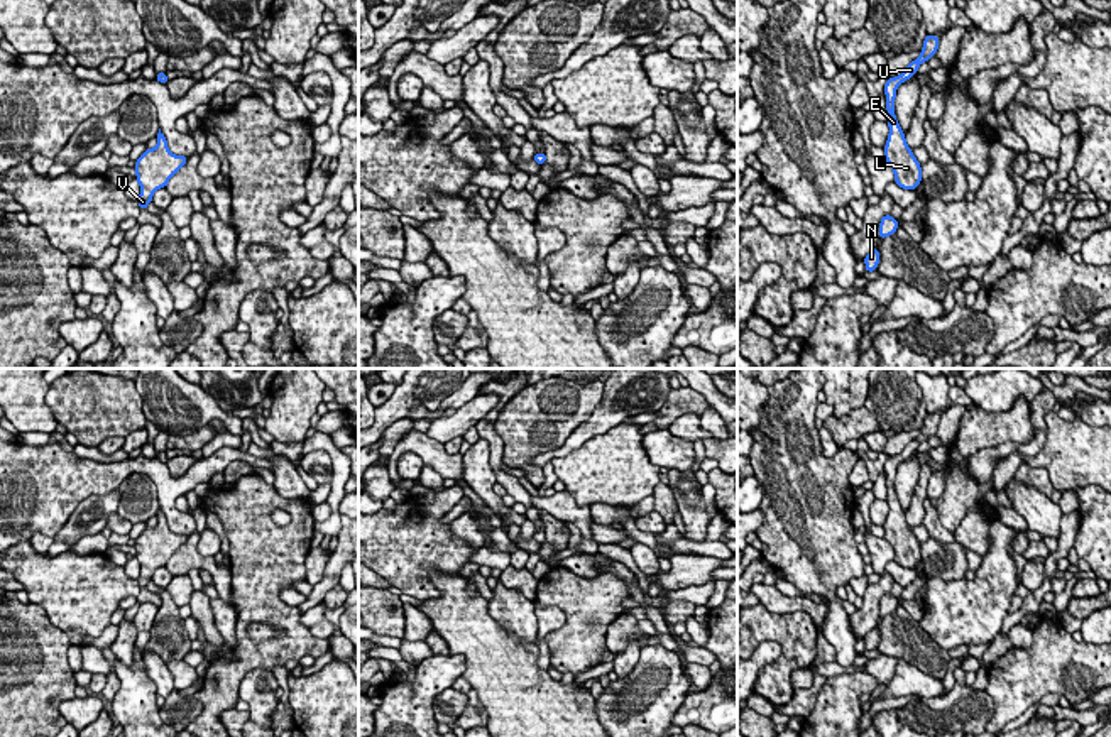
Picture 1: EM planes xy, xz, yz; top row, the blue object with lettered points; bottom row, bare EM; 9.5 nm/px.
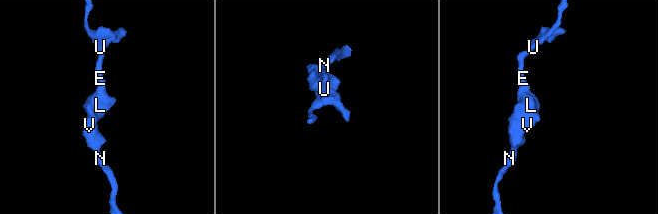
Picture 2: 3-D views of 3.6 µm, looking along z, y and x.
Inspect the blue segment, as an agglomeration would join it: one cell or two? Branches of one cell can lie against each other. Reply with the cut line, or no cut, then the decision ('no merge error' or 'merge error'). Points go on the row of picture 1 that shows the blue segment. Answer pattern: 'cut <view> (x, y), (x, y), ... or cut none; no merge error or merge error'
cut none; no merge error

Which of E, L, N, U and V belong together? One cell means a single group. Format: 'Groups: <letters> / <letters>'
Groups: E L N U V

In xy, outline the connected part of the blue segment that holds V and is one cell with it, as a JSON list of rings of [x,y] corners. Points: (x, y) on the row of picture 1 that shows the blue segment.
[[[157,132],[157,145],[145,149],[145,152],[135,161],[135,179],[140,186],[139,206],[145,210],[152,203],[152,196],[157,189],[166,188],[169,179],[188,162],[188,157],[176,156],[169,150],[164,134]]]

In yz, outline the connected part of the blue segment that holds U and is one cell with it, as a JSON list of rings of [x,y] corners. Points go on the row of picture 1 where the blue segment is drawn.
[[[927,34],[920,56],[911,61],[900,76],[889,78],[883,90],[886,95],[889,127],[888,140],[884,145],[884,161],[893,167],[895,183],[903,189],[917,189],[917,186],[922,183],[922,164],[908,147],[905,134],[901,132],[895,115],[896,88],[917,74],[922,63],[927,63],[930,56],[937,54],[939,42],[940,39],[937,35]]]

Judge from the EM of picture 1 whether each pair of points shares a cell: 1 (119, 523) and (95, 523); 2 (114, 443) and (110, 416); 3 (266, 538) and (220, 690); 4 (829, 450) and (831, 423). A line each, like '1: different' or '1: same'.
1: different
2: different
3: same
4: different

